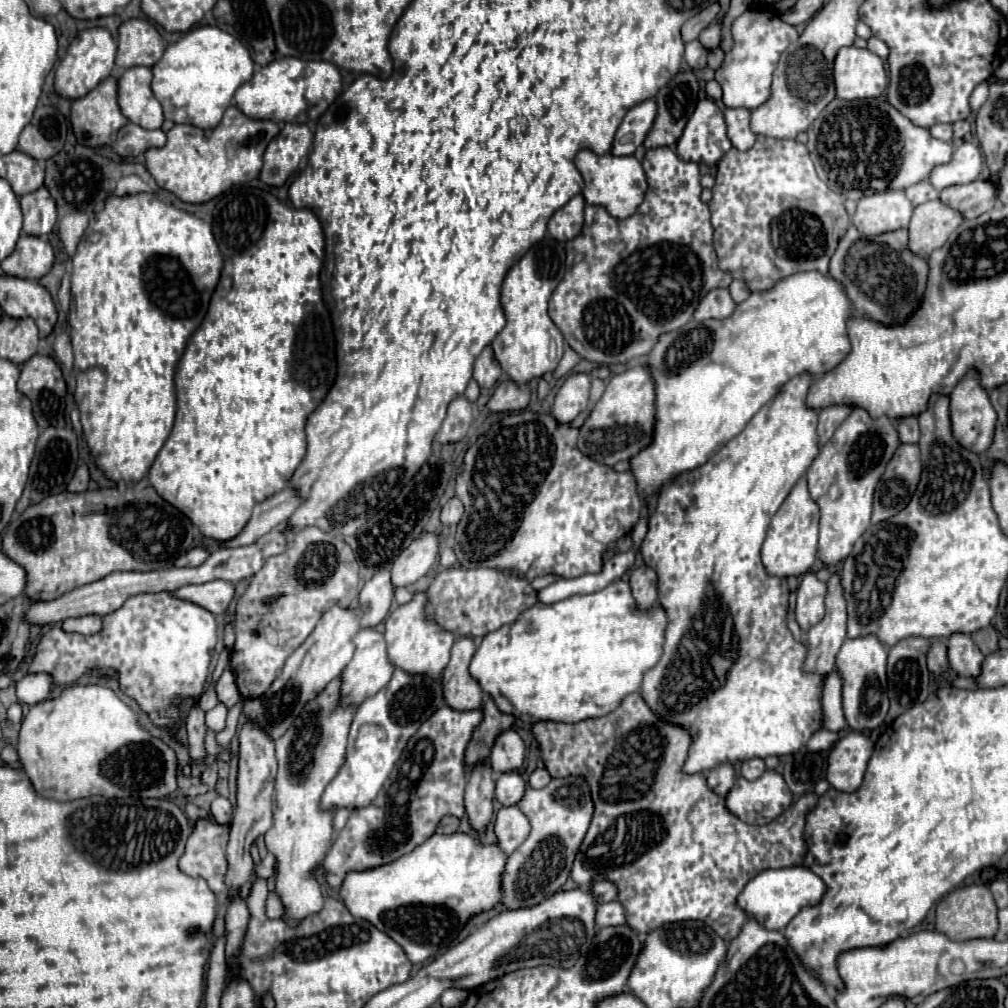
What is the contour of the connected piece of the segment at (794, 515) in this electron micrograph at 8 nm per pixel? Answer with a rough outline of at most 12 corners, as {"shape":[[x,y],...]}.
{"shape":[[801,477],[775,513],[765,569],[805,575],[817,557],[819,505]]}

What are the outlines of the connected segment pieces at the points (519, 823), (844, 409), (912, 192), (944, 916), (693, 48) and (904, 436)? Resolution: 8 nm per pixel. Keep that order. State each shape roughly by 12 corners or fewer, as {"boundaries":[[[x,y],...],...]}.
{"boundaries":[[[517,807],[495,819],[499,847],[513,853],[529,835],[529,819]],[[853,405],[819,411],[819,443],[827,443],[853,411]],[[919,181],[905,189],[913,205],[939,197],[929,181]],[[987,885],[951,891],[935,911],[949,939],[993,937],[997,907]],[[685,45],[685,61],[693,71],[703,69],[703,45]],[[915,417],[897,419],[901,443],[919,441]]]}

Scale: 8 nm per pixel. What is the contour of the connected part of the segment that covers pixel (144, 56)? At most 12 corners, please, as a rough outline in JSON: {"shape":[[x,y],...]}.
{"shape":[[147,19],[119,27],[117,67],[153,67],[165,43]]}

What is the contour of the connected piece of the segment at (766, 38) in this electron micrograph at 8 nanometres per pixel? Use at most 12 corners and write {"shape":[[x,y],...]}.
{"shape":[[771,9],[733,21],[735,45],[715,71],[727,107],[771,95],[781,53],[799,39]]}

